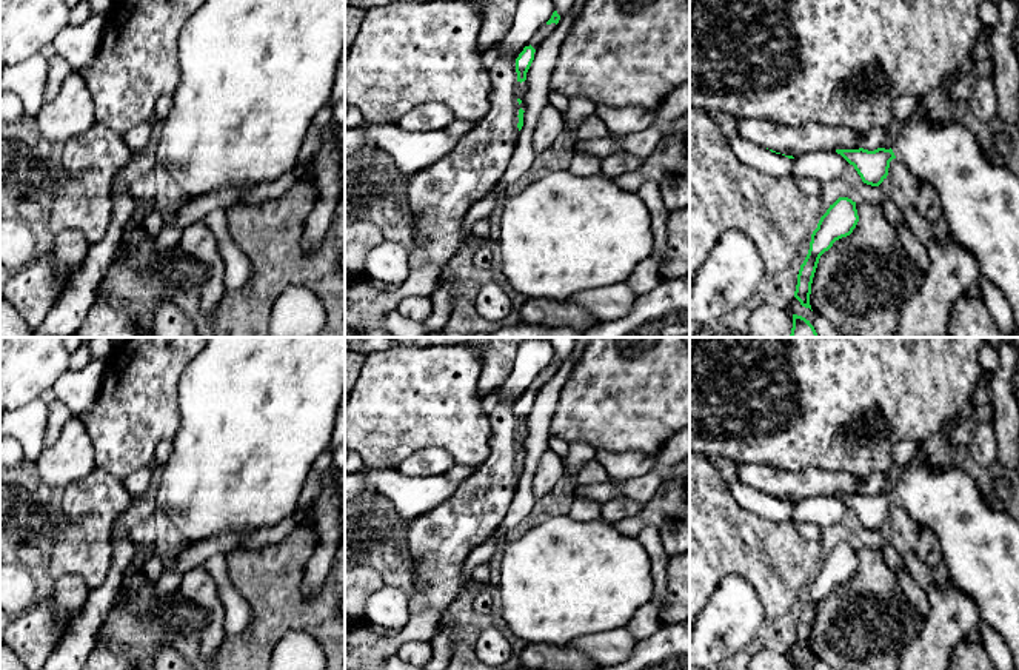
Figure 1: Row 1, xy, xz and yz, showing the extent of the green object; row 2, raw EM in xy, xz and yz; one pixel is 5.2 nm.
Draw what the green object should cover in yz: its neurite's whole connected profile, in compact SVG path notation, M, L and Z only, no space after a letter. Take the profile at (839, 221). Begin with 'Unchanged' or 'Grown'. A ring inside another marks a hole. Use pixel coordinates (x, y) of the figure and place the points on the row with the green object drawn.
Unchanged. M839 197L820 217L817 228L811 234L808 254L797 274L794 297L802 307L811 310L811 283L820 256L828 251L836 240L850 236L857 222L856 202L848 197Z

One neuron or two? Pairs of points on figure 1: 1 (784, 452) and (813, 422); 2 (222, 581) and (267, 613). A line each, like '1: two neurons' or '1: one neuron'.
1: one neuron
2: two neurons

